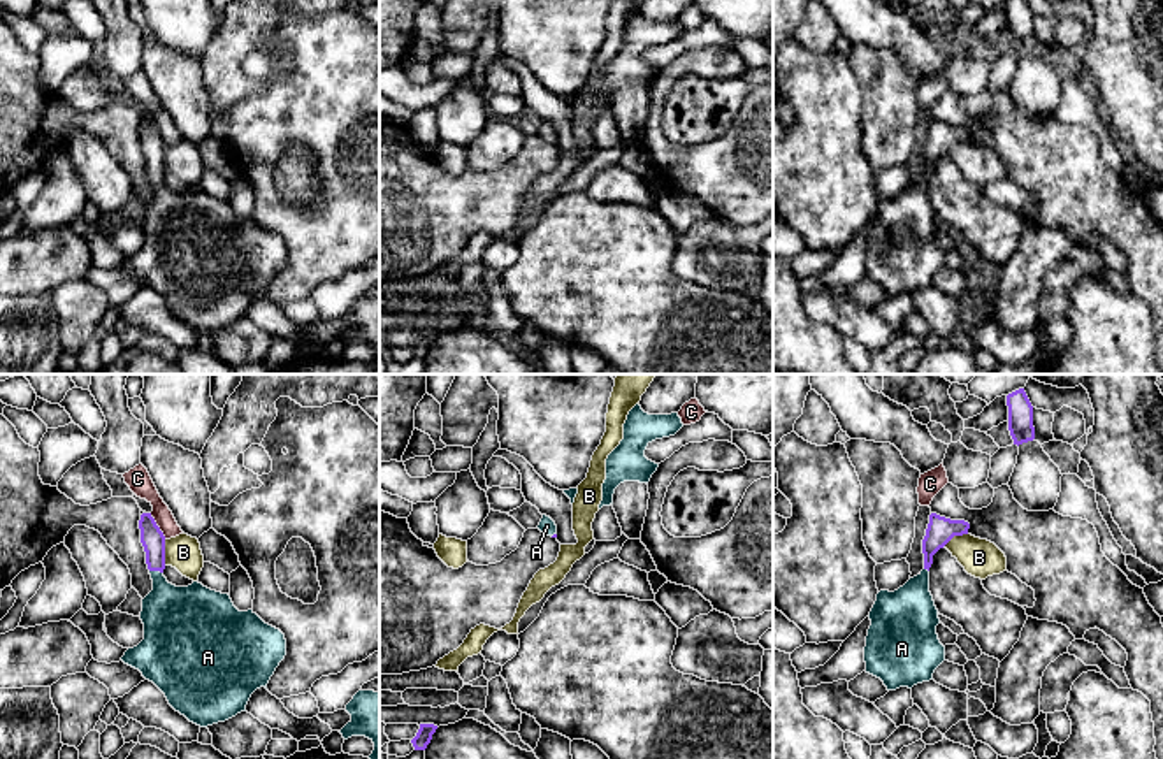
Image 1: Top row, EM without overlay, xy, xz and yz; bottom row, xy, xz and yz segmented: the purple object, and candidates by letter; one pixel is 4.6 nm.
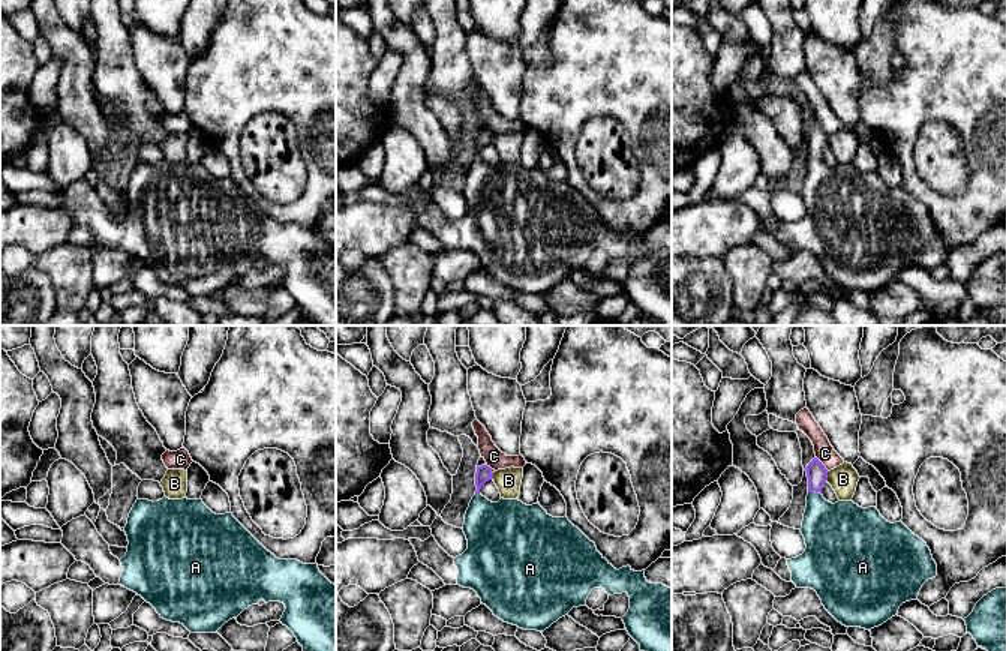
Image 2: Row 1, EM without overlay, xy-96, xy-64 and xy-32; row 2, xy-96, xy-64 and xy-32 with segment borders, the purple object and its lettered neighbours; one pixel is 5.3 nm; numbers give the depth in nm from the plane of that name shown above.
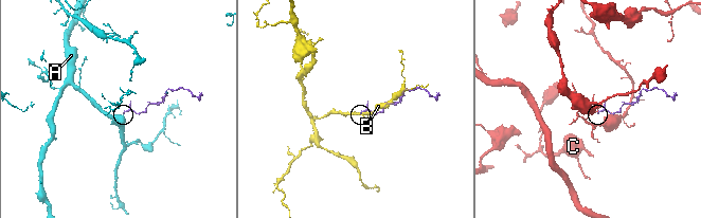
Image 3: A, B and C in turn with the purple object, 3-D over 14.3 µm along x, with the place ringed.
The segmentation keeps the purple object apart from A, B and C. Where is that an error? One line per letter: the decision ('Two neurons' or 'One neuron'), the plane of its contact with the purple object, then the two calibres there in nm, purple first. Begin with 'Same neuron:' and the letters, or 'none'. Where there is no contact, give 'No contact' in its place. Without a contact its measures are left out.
Same neuron: A
A: One neuron. Touches purple in xy. Thickness 110 nm (purple) against 300 nm
B: Two neurons. Touches purple in xy. Thickness 110 nm (purple) against 160 nm
C: Two neurons. Touches purple in xy. Thickness 110 nm (purple) against 110 nm

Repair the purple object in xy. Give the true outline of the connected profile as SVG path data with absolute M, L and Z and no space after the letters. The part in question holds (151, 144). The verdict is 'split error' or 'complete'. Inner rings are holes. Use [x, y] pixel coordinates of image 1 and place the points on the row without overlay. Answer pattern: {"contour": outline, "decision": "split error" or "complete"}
{"contour": "M151 119L139 126L141 149L153 186L153 197L142 206L144 246L125 258L121 267L142 279L167 304L169 311L190 329L207 334L241 318L251 300L265 293L286 262L285 241L265 230L253 216L239 218L228 200L193 188L176 193L163 183L165 142Z", "decision": "split error"}

